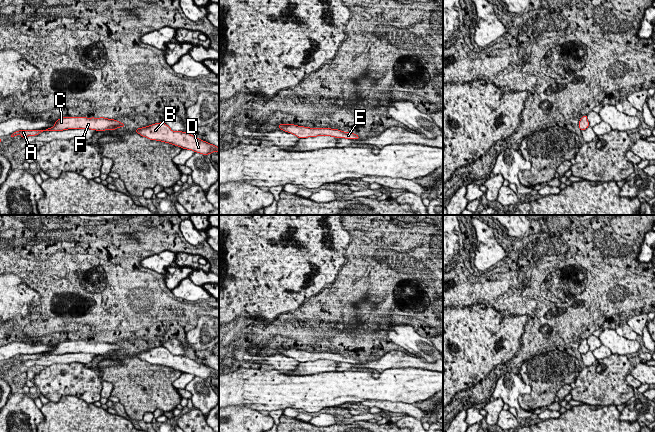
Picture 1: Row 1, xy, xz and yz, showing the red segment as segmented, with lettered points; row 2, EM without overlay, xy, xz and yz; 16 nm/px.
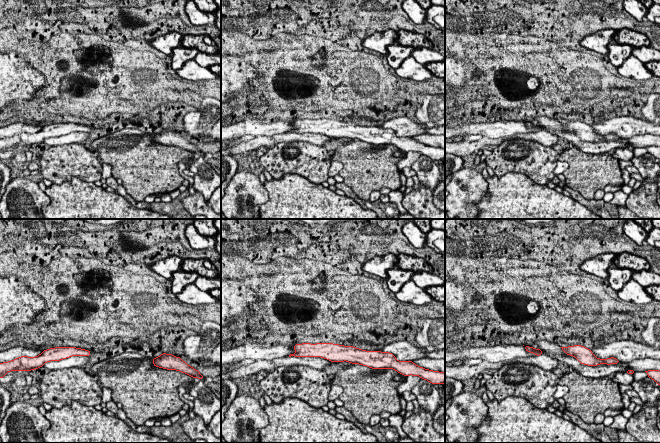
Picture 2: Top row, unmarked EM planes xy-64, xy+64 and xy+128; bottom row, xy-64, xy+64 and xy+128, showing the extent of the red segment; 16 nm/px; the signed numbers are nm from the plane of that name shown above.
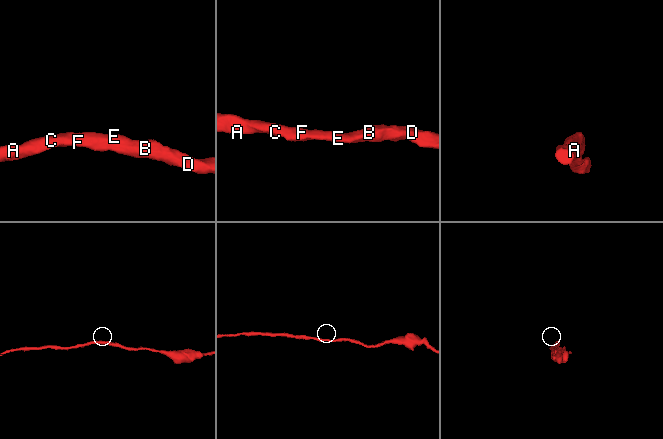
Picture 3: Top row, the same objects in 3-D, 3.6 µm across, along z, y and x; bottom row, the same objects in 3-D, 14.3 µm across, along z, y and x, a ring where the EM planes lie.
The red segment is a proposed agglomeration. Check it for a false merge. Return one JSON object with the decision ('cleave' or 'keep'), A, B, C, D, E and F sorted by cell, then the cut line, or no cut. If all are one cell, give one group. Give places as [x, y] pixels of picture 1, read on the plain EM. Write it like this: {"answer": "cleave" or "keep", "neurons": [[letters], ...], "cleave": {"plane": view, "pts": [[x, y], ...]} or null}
{"answer": "keep", "neurons": [["A", "B", "C", "D", "E", "F"]], "cleave": null}

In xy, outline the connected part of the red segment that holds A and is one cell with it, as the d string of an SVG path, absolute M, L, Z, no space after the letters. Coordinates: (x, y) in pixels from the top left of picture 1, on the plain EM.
M64 341L56 344L52 352L45 354L19 354L14 356L11 361L21 358L21 362L27 360L35 360L45 355L62 355L67 353L93 353L96 355L105 355L107 353L115 354L116 352L124 351L125 348L114 343L101 342L86 342L86 341Z

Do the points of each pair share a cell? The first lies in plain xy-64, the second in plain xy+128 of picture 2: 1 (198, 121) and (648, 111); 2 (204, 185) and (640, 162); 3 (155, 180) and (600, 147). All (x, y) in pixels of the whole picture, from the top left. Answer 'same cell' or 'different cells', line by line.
1: same cell
2: same cell
3: different cells

